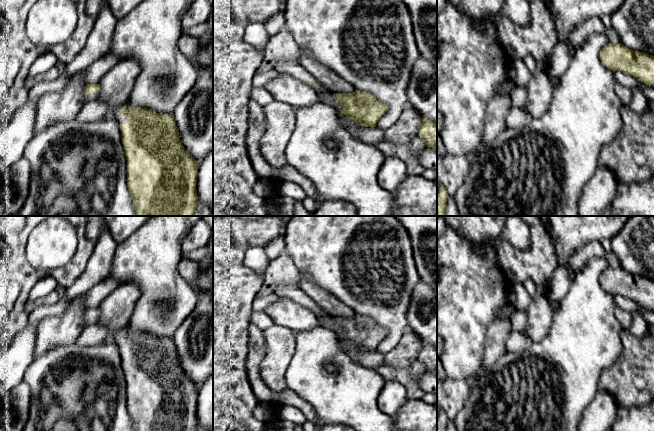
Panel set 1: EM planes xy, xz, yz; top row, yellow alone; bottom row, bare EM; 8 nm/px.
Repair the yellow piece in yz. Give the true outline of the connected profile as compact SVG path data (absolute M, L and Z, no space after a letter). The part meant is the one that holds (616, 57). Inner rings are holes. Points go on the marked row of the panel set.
M607 44L600 50L600 60L609 70L631 75L647 86L654 86L654 56L619 44Z

